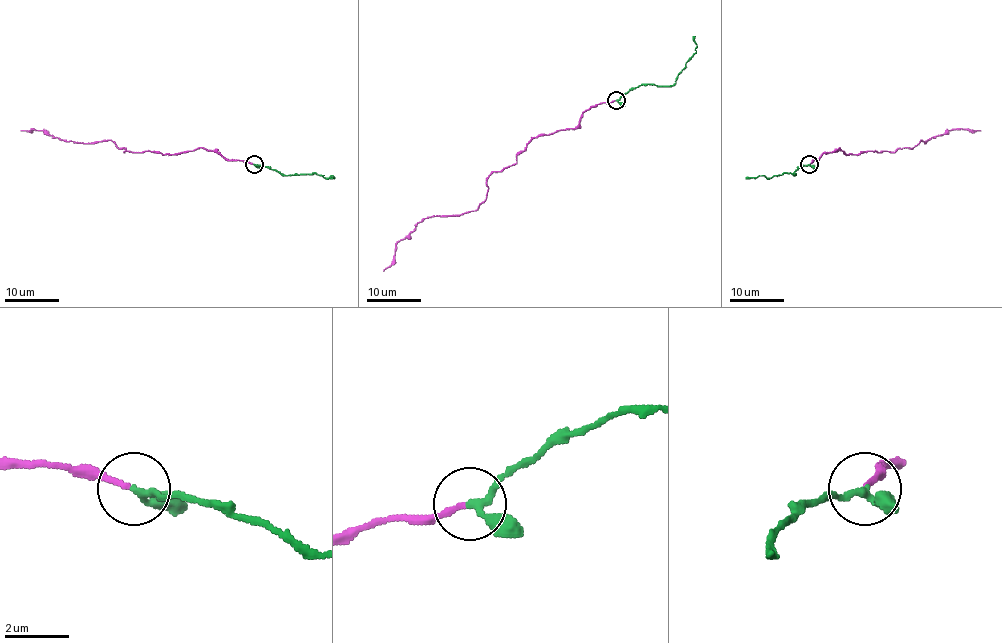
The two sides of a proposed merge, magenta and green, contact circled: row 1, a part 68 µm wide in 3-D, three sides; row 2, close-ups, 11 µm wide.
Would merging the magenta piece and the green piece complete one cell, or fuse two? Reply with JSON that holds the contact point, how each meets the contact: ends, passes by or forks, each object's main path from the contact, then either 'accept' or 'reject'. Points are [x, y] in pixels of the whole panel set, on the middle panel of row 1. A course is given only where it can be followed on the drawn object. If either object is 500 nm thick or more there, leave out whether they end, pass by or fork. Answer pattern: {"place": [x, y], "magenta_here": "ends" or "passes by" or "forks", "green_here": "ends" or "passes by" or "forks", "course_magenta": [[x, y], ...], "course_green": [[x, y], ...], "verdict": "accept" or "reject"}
{"place": [616, 100], "magenta_here": "ends", "green_here": "passes by", "course_magenta": [[616, 100], [591, 106], [573, 128], [534, 137], [487, 178], [474, 211], [423, 218], [382, 271]], "course_green": [[616, 100], [643, 84], [672, 85], [696, 51], [692, 36]], "verdict": "accept"}

